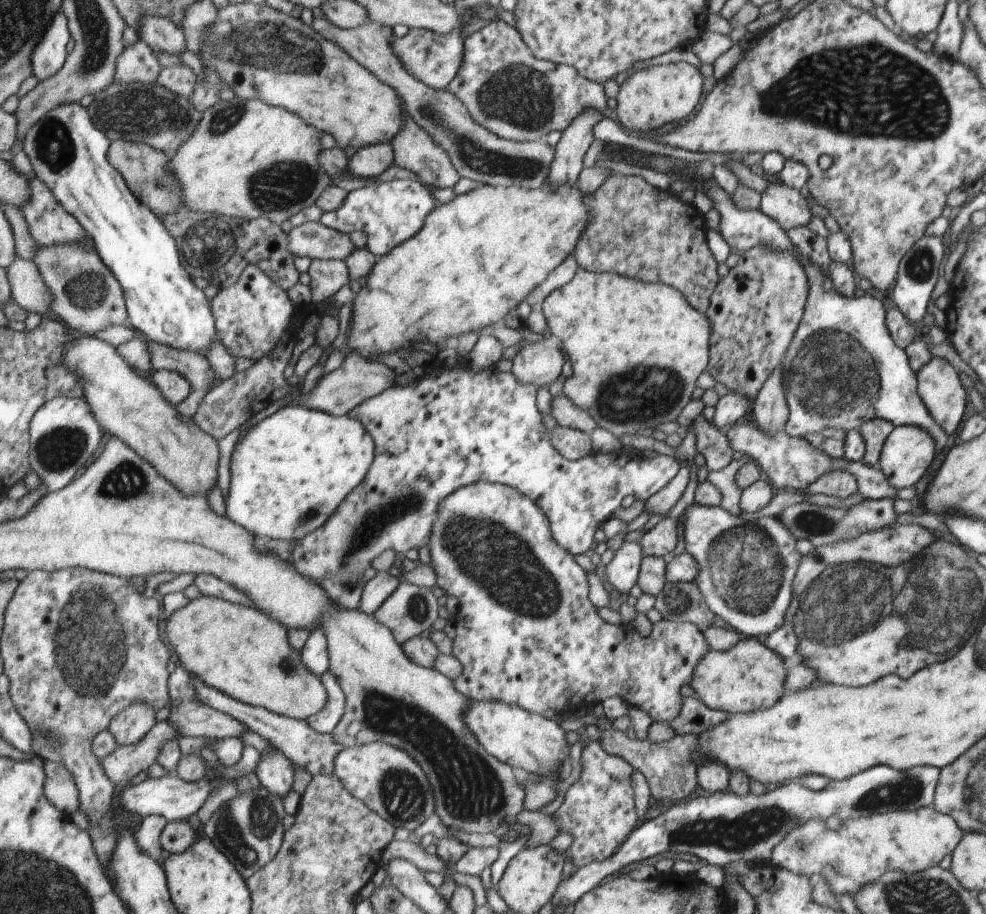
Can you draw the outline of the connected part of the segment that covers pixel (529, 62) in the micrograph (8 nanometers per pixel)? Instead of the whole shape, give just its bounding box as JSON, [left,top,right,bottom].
[446,19,606,141]

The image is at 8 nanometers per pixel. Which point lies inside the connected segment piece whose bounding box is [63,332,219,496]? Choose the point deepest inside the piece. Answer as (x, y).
(126, 405)

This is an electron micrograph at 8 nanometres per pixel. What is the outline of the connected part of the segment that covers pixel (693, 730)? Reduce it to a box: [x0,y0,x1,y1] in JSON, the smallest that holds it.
[668,695,727,736]

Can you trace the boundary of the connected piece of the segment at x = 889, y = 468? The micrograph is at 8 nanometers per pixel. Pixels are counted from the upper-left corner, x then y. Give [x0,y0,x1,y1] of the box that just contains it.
[877,426,935,488]

